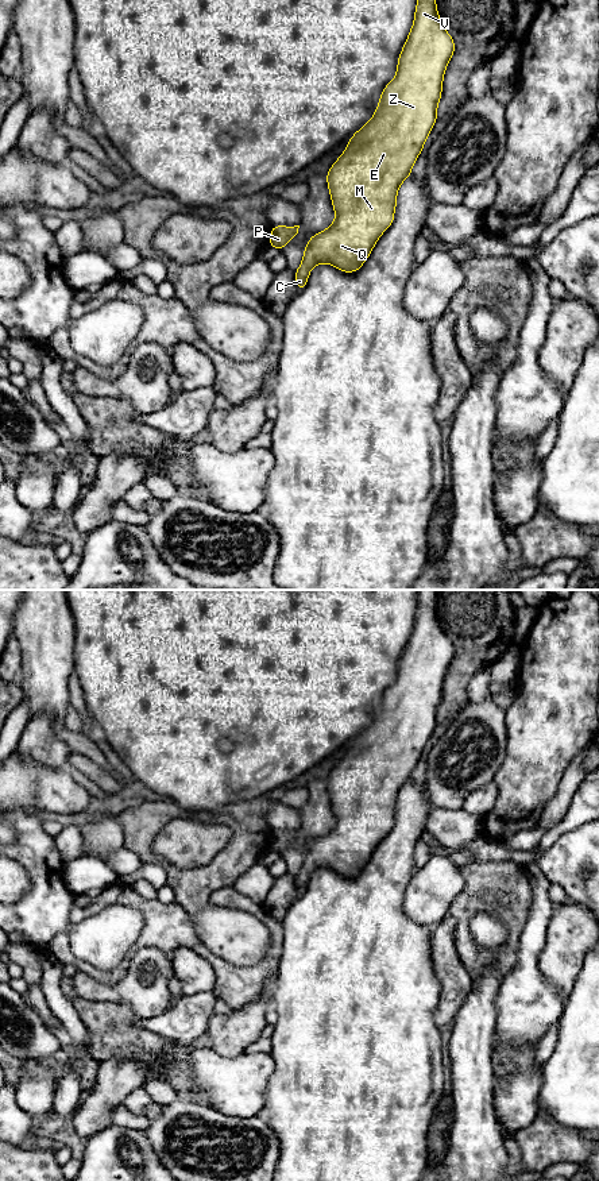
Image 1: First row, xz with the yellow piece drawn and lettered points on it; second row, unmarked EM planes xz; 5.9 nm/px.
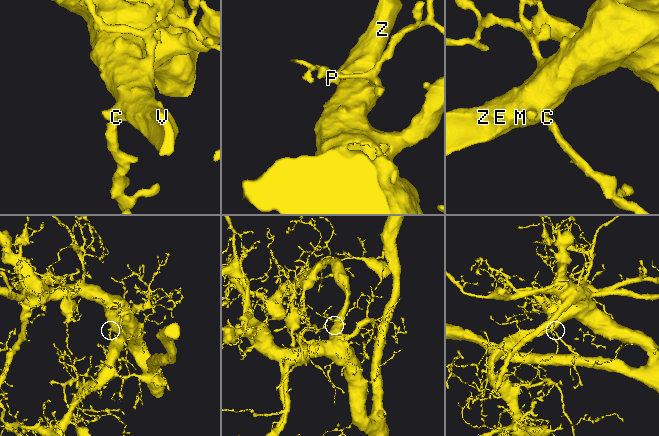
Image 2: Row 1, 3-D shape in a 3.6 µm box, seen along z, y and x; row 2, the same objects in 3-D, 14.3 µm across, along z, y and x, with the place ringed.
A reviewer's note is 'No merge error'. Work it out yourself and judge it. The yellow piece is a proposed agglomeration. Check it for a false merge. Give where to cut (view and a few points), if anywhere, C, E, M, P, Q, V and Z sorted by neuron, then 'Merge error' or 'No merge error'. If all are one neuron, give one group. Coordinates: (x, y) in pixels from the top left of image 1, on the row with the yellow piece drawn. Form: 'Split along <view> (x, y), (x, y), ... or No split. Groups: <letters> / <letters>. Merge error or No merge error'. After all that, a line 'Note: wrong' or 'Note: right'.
No split. Groups: C E M P Q V Z. No merge error
Note: right

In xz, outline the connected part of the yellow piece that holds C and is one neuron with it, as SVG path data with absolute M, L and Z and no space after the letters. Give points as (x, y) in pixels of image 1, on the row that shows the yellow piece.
M417 0L413 27L399 54L394 80L384 86L371 120L353 134L348 140L345 151L326 174L328 189L336 217L329 228L313 235L306 244L302 263L295 270L295 283L300 292L306 286L310 269L318 263L329 263L345 273L358 271L370 256L380 235L393 224L397 192L401 184L411 174L411 167L437 120L437 105L441 99L443 78L453 53L455 40L440 20L436 0Z

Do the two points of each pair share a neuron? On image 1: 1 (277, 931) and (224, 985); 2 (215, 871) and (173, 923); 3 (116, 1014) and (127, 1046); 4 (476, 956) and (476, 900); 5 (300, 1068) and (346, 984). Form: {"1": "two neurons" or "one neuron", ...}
{"1": "one neuron", "2": "two neurons", "3": "one neuron", "4": "one neuron", "5": "one neuron"}

